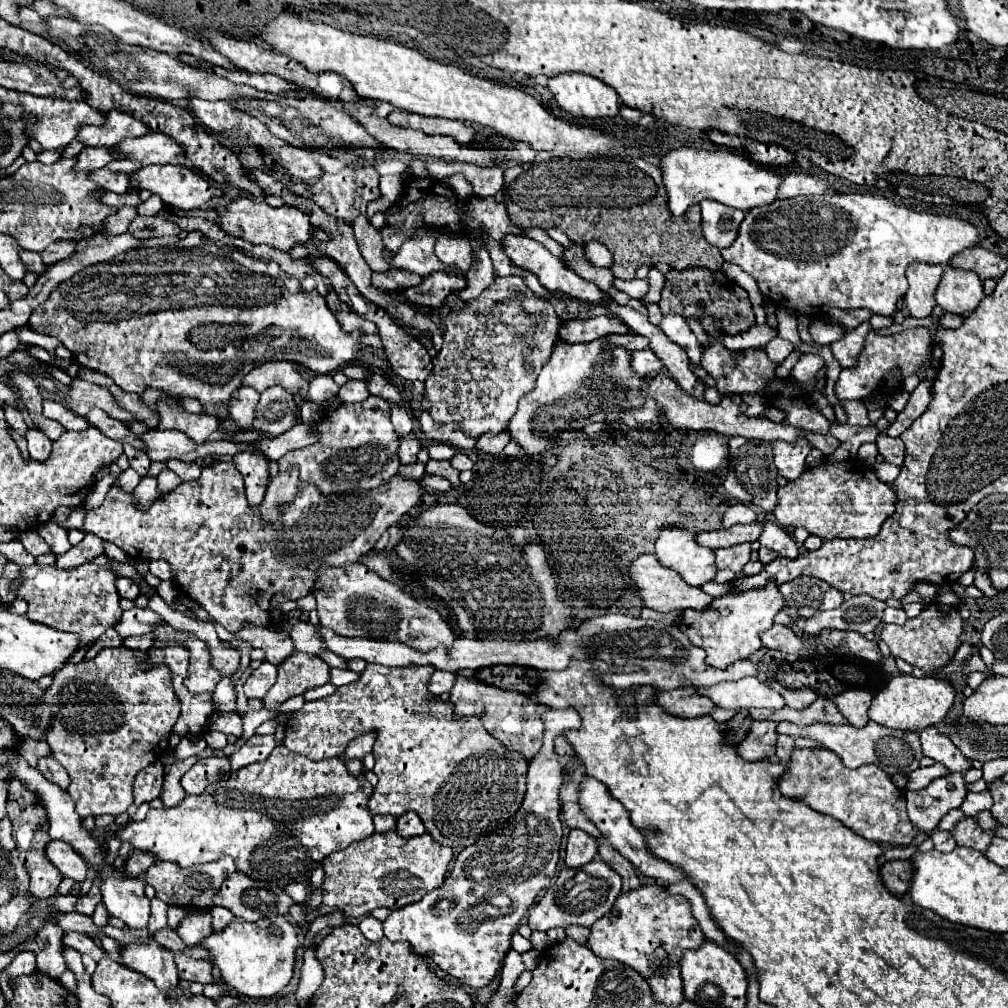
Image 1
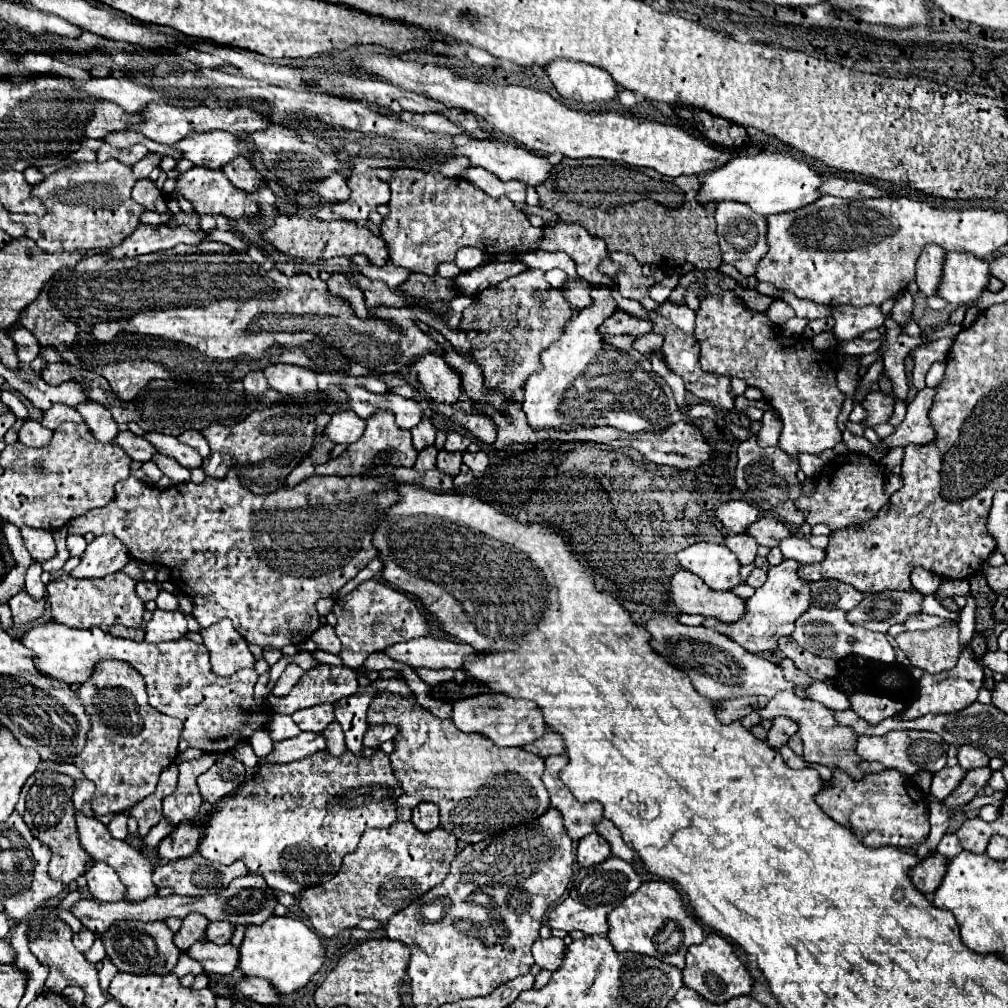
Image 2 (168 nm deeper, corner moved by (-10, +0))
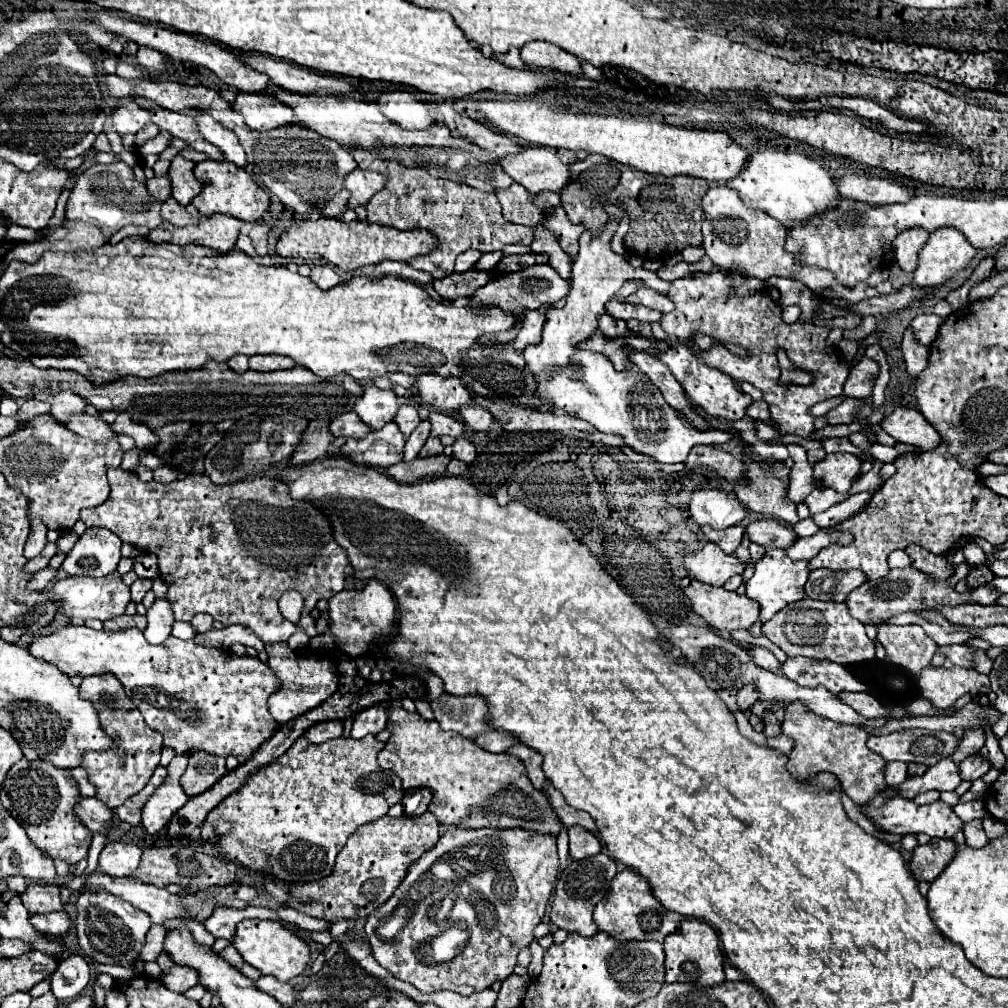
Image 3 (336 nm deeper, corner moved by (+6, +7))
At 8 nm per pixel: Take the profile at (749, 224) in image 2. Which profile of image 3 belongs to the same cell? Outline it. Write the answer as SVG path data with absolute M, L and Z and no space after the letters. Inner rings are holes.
M714 185L710 191L702 197L702 209L706 215L704 221L704 243L702 247L706 249L706 255L722 269L732 271L732 273L744 273L746 277L756 277L760 281L768 281L770 277L794 277L798 281L804 281L816 295L822 295L826 289L834 291L834 297L844 297L852 303L862 301L864 297L874 297L874 295L886 295L894 293L894 287L886 281L878 287L870 285L856 285L854 289L848 289L834 281L832 273L816 267L798 267L794 263L794 257L784 251L784 241L786 241L786 227L780 225L780 221L768 217L764 211L750 209L742 205L738 193L734 189L728 189L724 185Z

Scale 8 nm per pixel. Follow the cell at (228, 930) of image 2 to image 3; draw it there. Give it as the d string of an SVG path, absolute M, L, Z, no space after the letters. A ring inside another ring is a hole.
M224 907L224 909L216 909L212 913L212 917L208 917L204 921L204 927L206 931L212 935L212 937L224 937L224 939L232 939L234 931L236 931L236 925L244 919L280 919L280 915L272 909L266 909L266 907L246 907L246 909L230 909L230 907Z

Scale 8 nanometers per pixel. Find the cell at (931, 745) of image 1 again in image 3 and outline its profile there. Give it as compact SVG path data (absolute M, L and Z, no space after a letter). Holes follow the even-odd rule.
M970 729L964 733L960 745L956 747L956 751L952 753L952 761L956 761L956 765L964 759L964 757L970 757L970 755L976 755L980 751L980 747L984 745L984 733L982 729Z

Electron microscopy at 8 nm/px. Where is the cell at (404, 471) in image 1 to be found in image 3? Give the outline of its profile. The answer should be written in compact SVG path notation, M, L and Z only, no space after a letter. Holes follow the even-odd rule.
M426 419L426 421L422 421L422 423L418 425L418 429L408 437L406 449L404 449L404 461L412 461L412 459L418 457L418 453L420 453L420 449L424 447L428 435L430 435L430 421Z

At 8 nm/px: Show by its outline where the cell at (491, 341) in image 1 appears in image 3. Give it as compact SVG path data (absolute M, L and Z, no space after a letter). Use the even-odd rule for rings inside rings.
M532 265L514 273L500 273L498 277L490 279L488 285L480 287L472 297L468 307L474 307L478 311L484 307L500 307L502 311L514 311L514 315L522 315L526 309L536 309L542 305L554 305L558 299L566 297L568 283L550 267L550 265Z

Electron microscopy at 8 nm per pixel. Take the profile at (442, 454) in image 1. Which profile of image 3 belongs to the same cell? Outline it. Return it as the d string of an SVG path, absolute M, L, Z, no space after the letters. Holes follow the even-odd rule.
M430 413L428 419L432 423L432 429L430 429L432 437L442 437L442 435L460 437L462 431L464 431L464 427L462 427L460 421L452 419L450 415L444 415L444 413Z

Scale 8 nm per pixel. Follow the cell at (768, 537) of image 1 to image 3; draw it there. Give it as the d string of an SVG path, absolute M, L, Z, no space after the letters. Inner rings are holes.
M820 529L812 537L798 537L790 547L786 547L786 555L790 559L812 559L820 549L828 547L830 543L850 543L852 535L850 533L838 533L838 531L826 531Z

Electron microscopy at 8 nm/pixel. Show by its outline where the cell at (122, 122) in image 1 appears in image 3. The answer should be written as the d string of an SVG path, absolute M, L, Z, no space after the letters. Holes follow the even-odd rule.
M239 92L232 103L232 111L240 113L248 121L248 127L256 131L268 131L286 123L296 123L292 109L270 95Z

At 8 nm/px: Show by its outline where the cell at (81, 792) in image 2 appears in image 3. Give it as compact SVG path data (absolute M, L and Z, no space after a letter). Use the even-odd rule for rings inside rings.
M80 797L74 813L90 831L102 831L112 821L112 811L106 805L100 805L96 797Z

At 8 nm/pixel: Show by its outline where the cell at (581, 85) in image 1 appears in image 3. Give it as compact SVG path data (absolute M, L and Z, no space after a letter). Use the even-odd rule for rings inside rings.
M532 41L520 49L520 57L530 65L538 69L548 71L560 71L566 75L584 75L582 61L574 57L572 53L566 53L558 45L546 43L546 41Z

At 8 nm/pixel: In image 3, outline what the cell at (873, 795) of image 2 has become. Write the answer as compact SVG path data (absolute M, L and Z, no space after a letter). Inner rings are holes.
M880 791L874 795L874 801L864 803L858 807L880 831L886 833L894 833L894 835L906 835L906 833L926 833L930 837L938 837L938 839L950 839L960 827L962 821L956 817L956 813L952 811L950 805L946 805L944 801L936 801L930 805L916 805L914 801L902 797L902 795L892 795L886 797L886 791Z

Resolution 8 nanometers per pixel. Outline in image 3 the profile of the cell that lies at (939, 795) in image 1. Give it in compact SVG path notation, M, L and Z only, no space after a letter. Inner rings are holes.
M980 755L966 757L958 767L960 767L960 777L966 779L966 781L974 781L974 779L982 777L990 769L988 761L984 761Z

